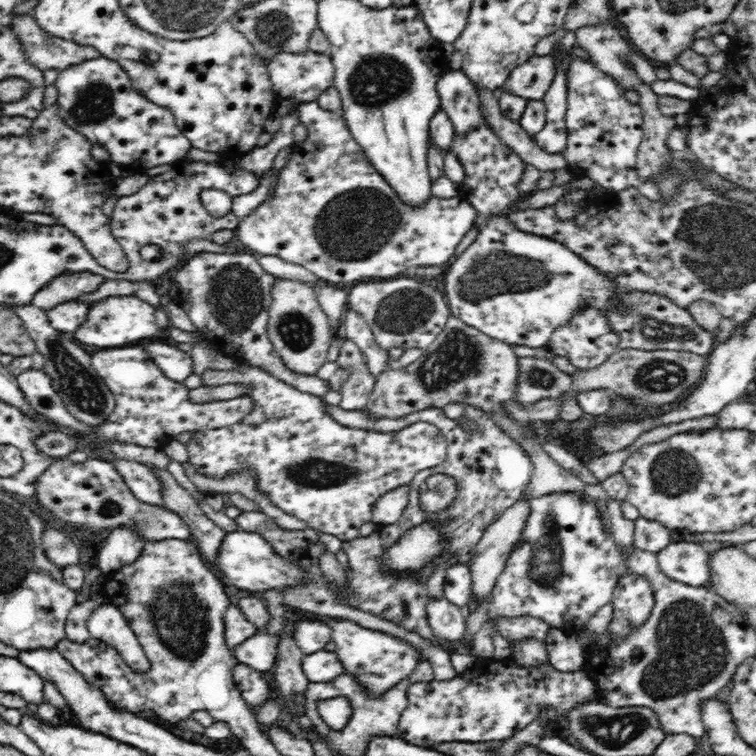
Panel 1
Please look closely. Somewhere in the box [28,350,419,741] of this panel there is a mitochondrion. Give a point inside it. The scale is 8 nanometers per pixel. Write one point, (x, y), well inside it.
(180, 613)

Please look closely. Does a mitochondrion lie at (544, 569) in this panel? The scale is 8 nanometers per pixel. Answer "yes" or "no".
yes

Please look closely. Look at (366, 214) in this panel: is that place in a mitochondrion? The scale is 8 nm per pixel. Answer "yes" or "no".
yes

